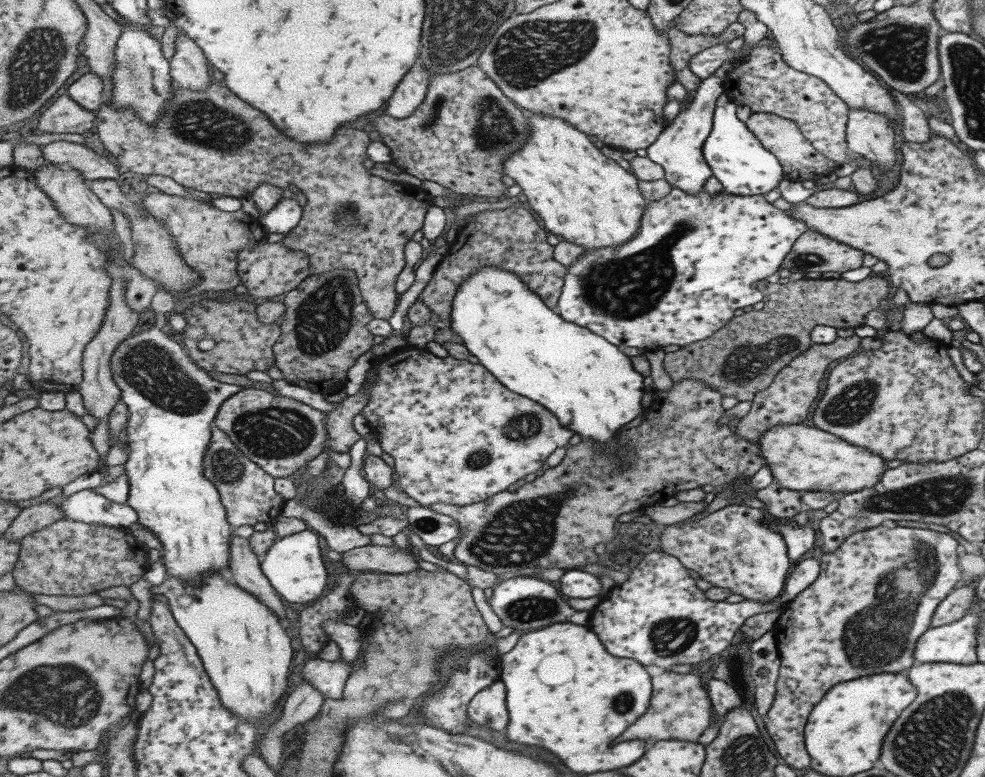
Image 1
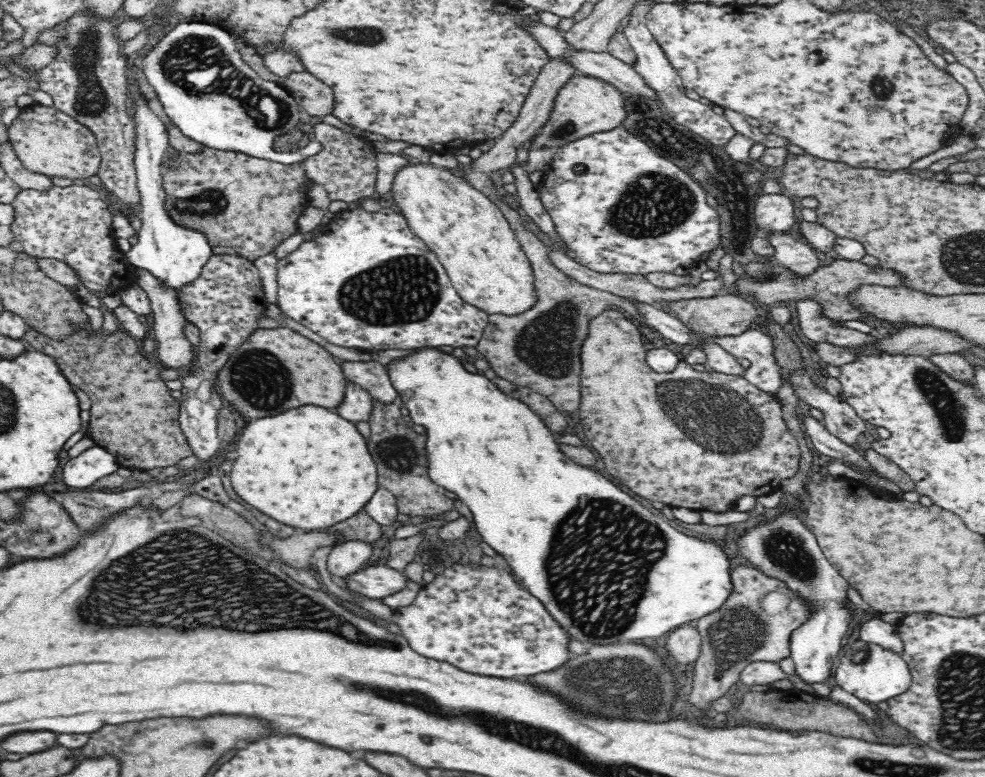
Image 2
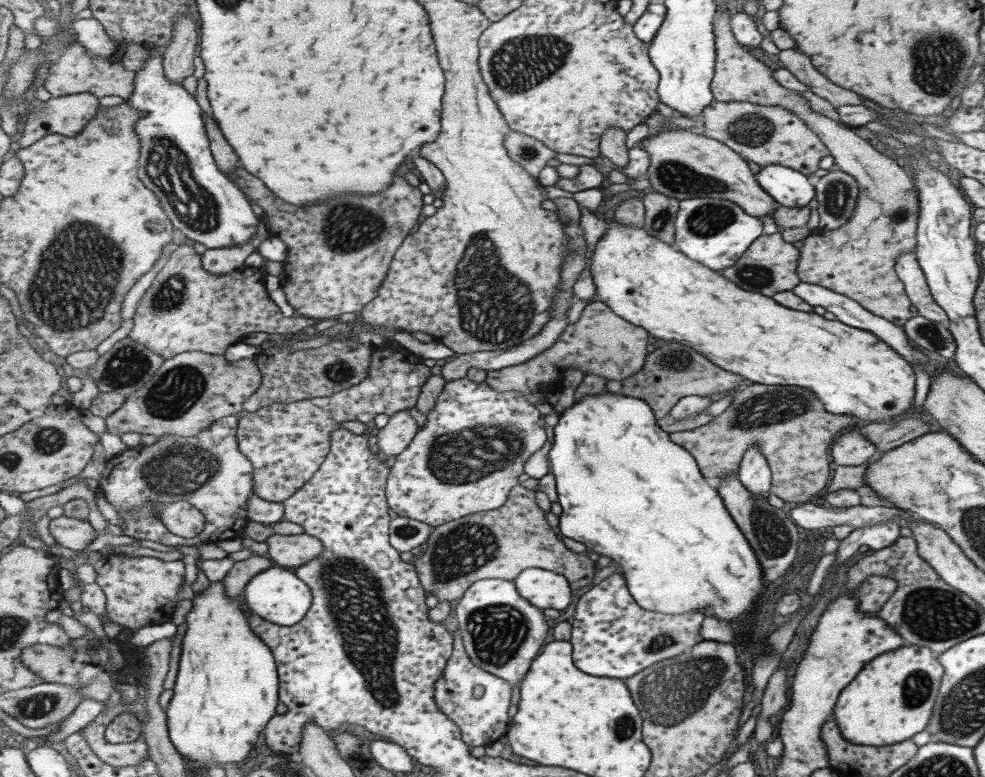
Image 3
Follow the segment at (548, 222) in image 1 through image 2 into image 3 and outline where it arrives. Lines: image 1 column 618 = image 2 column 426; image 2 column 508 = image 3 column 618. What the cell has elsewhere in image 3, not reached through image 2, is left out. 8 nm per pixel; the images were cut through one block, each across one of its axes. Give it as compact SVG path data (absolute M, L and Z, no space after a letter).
M615 218L611 222L607 222L607 234L597 242L595 250L593 250L593 256L589 260L589 270L591 270L591 278L595 282L595 294L599 298L599 302L603 302L605 306L609 306L617 316L621 316L623 320L627 320L629 324L645 330L651 338L655 340L661 340L661 342L675 342L675 344L681 344L681 346L687 346L687 348L693 348L693 352L701 354L705 360L709 360L709 364L715 364L717 368L725 370L725 372L731 372L731 374L737 374L737 376L743 376L747 380L751 380L753 384L789 384L789 386L801 386L801 388L807 388L811 390L817 400L823 404L823 408L829 412L829 414L839 414L839 416L855 416L863 422L887 422L887 420L895 420L895 418L901 418L907 408L913 404L913 396L915 396L915 374L913 374L913 368L903 360L899 358L891 348L887 348L881 340L877 340L877 336L865 332L865 330L857 330L857 328L849 328L845 324L841 324L839 320L825 320L823 316L817 316L813 312L799 312L799 310L789 310L781 304L777 304L773 298L767 298L759 292L745 292L741 288L737 288L731 280L727 280L725 276L721 276L719 272L715 270L707 270L703 264L687 258L683 252L675 250L675 246L671 244L665 244L661 240L657 240L655 236L649 236L643 228L635 228L635 226L629 226L629 224L621 224L617 222Z

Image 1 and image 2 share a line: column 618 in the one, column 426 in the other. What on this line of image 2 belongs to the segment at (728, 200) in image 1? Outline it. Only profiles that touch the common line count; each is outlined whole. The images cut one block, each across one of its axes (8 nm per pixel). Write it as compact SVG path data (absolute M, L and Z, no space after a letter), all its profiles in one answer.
M346 208L344 212L334 214L326 232L310 242L302 242L296 252L278 262L278 308L336 346L370 352L442 346L452 346L454 350L466 346L478 348L490 322L490 314L466 304L458 296L444 264L438 264L436 254L426 246L428 244L410 230L406 218L392 208L382 208L378 212Z

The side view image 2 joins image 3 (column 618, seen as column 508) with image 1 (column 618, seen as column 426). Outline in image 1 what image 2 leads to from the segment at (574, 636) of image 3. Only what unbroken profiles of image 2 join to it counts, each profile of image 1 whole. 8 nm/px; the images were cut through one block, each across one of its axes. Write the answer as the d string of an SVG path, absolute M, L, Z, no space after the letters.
M649 552L643 556L643 560L629 572L627 580L621 584L615 584L615 588L607 594L603 602L591 610L593 616L593 632L601 636L601 644L609 648L611 656L617 658L631 658L637 660L643 666L659 666L669 670L673 664L697 664L701 660L709 660L713 654L719 654L721 650L729 648L735 642L735 634L739 632L741 624L745 624L747 618L763 612L773 612L781 604L757 604L757 602L713 602L707 600L705 592L697 590L693 578L689 578L687 568L675 558L665 552Z

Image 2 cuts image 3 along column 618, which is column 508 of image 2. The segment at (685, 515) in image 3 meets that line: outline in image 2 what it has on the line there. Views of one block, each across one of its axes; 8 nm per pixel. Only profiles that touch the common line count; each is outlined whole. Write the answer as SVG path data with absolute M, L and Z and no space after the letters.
M414 348L416 354L396 360L390 366L386 366L390 382L394 390L400 394L404 406L410 410L410 420L414 424L420 424L426 428L426 456L428 456L428 472L434 484L444 486L446 490L454 492L462 504L466 504L474 516L474 524L484 538L488 546L492 546L512 568L512 574L518 578L520 586L528 590L532 596L536 596L544 608L554 616L554 620L572 636L572 640L580 640L584 646L602 646L602 644L612 644L612 642L628 642L634 644L634 640L646 640L646 638L658 638L662 634L670 634L676 628L690 624L692 620L700 620L718 608L728 600L732 594L732 576L730 576L730 560L724 554L724 550L708 540L700 538L696 534L680 534L676 528L672 528L664 518L652 514L648 508L638 504L632 496L622 492L616 484L606 480L600 472L594 468L582 468L574 464L566 454L558 448L560 444L556 442L556 436L552 434L550 428L542 422L538 414L520 400L500 392L488 378L484 378L482 372L476 372L466 366L464 358L458 360L452 354L438 352L438 348Z

